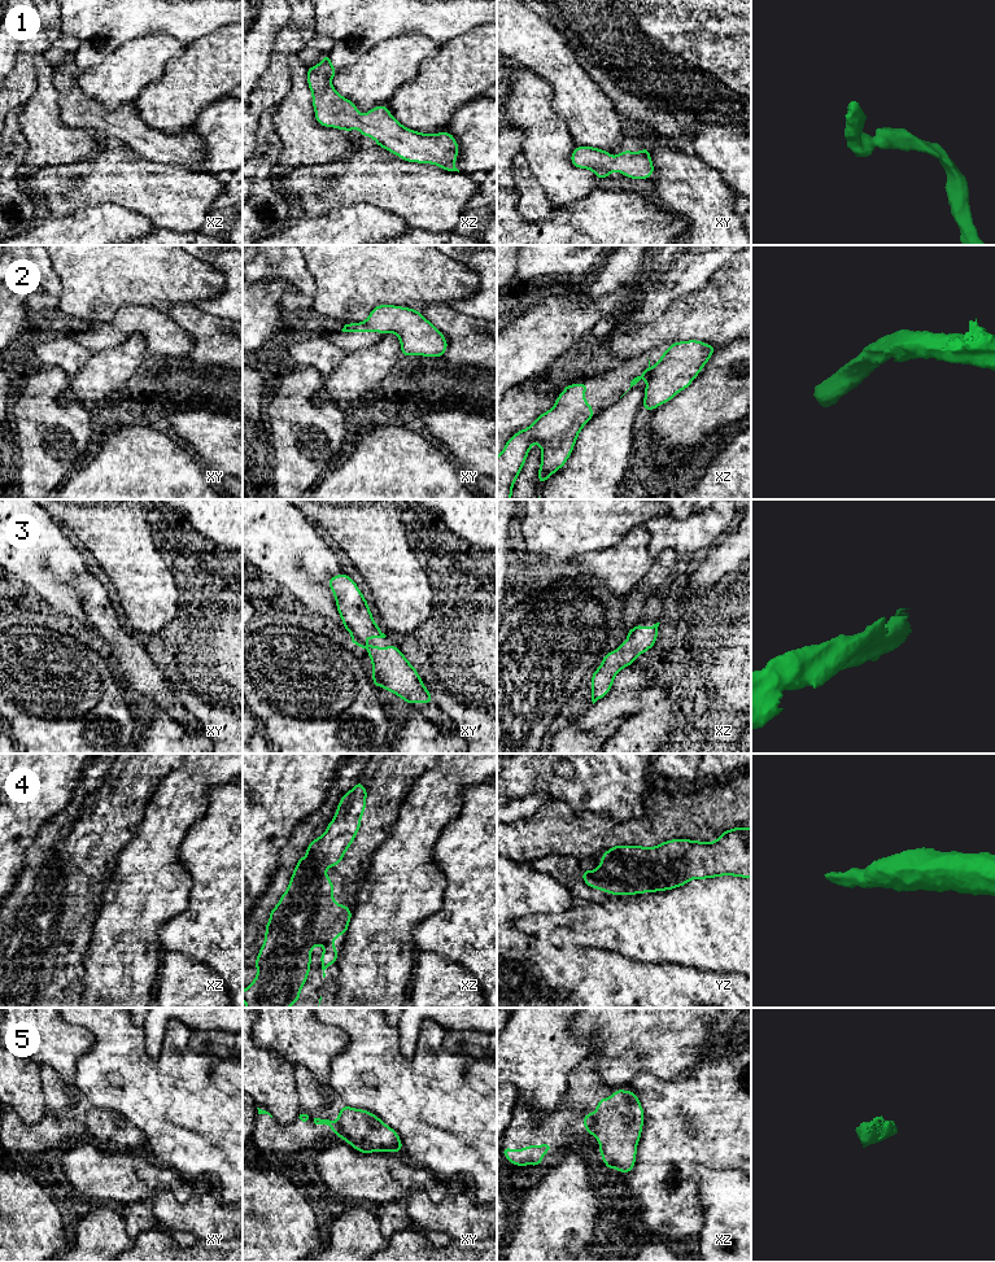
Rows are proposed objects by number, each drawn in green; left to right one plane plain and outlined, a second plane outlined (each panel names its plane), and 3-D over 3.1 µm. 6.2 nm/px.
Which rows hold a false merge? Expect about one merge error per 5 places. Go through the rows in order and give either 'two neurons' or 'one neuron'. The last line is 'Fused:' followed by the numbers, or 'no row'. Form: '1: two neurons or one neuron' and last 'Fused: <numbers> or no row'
1: one neuron
2: one neuron
3: one neuron
4: one neuron
5: two neurons
Fused: 5

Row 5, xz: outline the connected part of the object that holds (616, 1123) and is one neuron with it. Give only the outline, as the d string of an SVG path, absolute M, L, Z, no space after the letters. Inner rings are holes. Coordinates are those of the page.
M616 1089L612 1096L601 1099L593 1113L590 1135L598 1139L599 1152L607 1169L630 1173L636 1163L637 1144L641 1137L645 1112L634 1092Z

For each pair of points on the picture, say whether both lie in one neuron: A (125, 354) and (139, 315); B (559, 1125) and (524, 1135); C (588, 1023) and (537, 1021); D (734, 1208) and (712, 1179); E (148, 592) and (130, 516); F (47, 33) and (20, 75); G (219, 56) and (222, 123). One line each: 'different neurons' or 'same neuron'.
A: different neurons
B: same neuron
C: different neurons
D: same neuron
E: same neuron
F: same neuron
G: different neurons

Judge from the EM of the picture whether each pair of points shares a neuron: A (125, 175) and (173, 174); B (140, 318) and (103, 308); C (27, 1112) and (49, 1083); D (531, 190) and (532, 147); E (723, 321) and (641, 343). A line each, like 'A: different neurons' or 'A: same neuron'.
A: same neuron
B: different neurons
C: different neurons
D: different neurons
E: same neuron

